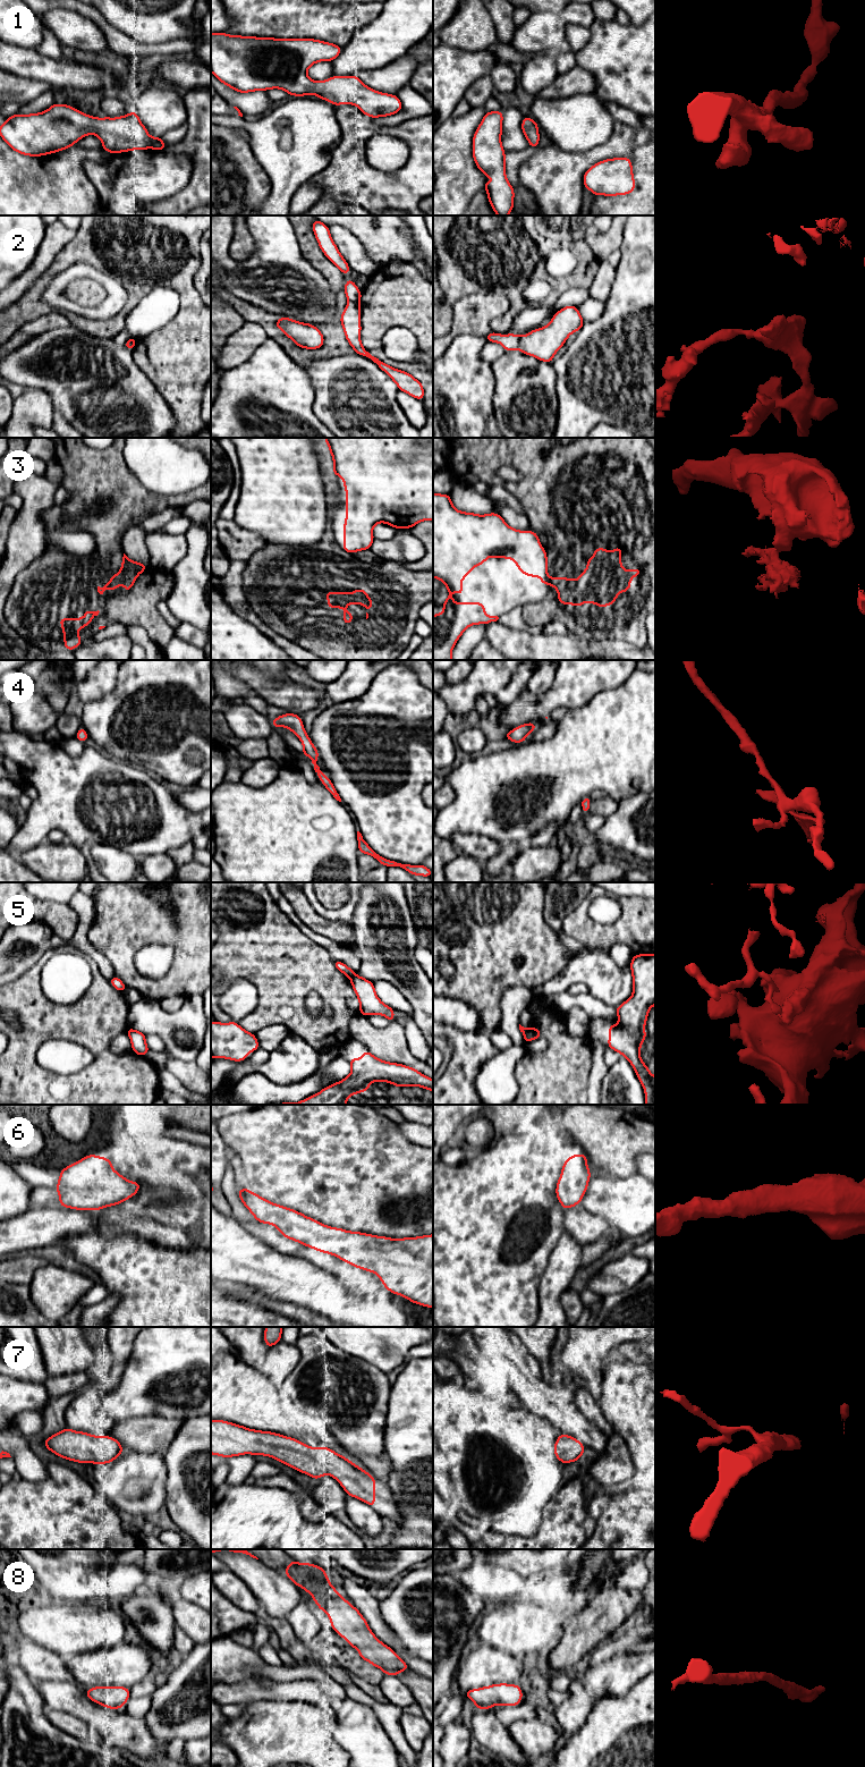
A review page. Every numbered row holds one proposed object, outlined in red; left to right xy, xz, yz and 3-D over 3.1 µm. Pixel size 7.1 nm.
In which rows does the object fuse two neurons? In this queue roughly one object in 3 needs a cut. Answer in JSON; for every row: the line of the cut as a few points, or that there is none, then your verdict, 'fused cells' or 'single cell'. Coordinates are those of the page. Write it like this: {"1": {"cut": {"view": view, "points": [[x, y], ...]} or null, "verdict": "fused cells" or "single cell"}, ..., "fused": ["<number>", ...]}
{"1": {"cut": null, "verdict": "single cell"}, "2": {"cut": {"view": "yz", "points": [[520, 336], [518, 348]]}, "verdict": "fused cells"}, "3": {"cut": {"view": "xy", "points": [[121, 565], [120, 581]]}, "verdict": "fused cells"}, "4": {"cut": null, "verdict": "single cell"}, "5": {"cut": {"view": "xz", "points": [[354, 973], [350, 978]]}, "verdict": "fused cells"}, "6": {"cut": null, "verdict": "single cell"}, "7": {"cut": null, "verdict": "single cell"}, "8": {"cut": null, "verdict": "single cell"}, "fused": ["2", "3", "5"]}

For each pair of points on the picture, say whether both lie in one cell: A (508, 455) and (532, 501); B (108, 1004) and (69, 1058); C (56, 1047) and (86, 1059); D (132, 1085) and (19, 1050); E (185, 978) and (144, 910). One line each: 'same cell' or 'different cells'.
A: same cell
B: different cells
C: same cell
D: same cell
E: same cell

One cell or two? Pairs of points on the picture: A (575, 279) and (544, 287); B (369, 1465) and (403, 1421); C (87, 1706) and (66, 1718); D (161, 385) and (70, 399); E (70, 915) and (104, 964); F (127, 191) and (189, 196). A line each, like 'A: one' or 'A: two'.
A: two
B: two
C: two
D: two
E: two
F: two

